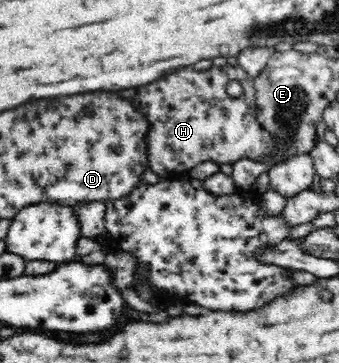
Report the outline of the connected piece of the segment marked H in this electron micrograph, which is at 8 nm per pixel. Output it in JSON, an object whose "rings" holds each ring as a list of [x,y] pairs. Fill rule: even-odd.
{"rings":[[[212,66],[208,71],[174,71],[164,75],[162,79],[144,85],[137,89],[137,95],[132,100],[136,107],[143,112],[149,123],[147,135],[147,154],[149,169],[160,175],[163,179],[178,177],[188,174],[193,167],[213,161],[214,163],[231,164],[238,159],[248,158],[260,162],[262,157],[268,153],[274,153],[276,140],[268,136],[268,132],[262,130],[262,126],[256,119],[256,98],[254,89],[254,78],[251,78],[242,67],[225,66],[218,68]],[[228,81],[240,81],[243,93],[240,97],[232,98],[226,94],[226,83]]]}

